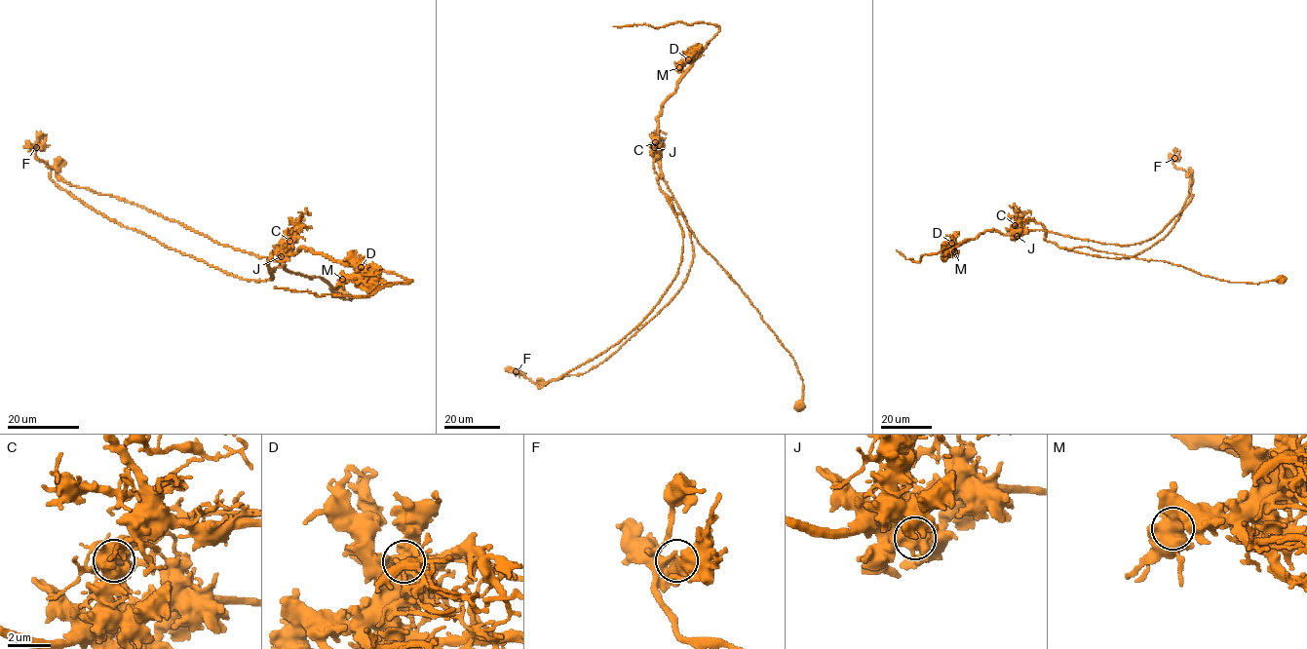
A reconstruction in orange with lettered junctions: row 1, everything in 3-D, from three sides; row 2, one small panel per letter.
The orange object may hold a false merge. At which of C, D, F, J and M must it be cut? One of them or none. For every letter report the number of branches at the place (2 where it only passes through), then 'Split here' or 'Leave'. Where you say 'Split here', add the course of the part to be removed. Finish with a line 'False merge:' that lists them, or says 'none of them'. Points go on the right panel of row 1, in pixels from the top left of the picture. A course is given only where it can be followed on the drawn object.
C: Branches: 6. Split here. Course of the part to remove: (1015, 225), (1033, 219), (1059, 247), (1132, 257), (1168, 234), (1180, 214), (1192, 176), (1173, 165), (1178, 150)
D: Branches: 6. Leave
F: Branches: 2. Leave
J: Branches: 3. Leave
M: Branches: 4. Leave
False merge: C

